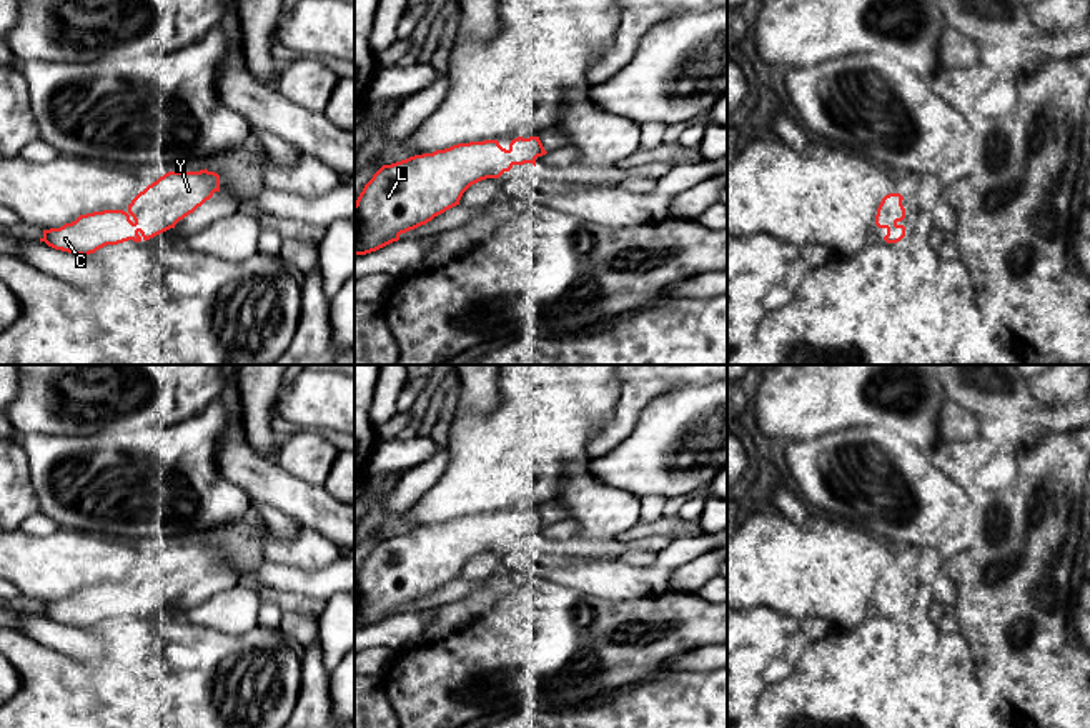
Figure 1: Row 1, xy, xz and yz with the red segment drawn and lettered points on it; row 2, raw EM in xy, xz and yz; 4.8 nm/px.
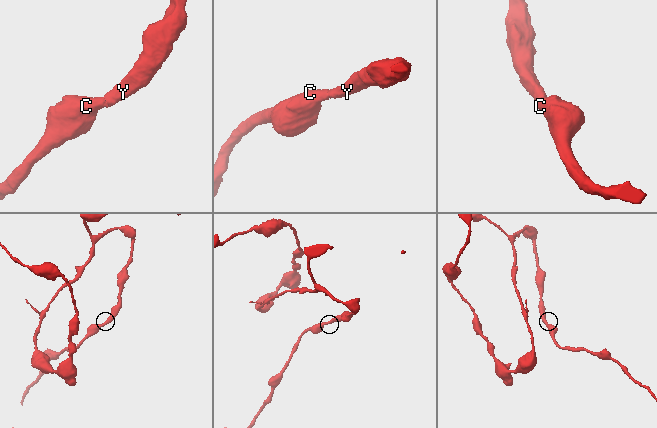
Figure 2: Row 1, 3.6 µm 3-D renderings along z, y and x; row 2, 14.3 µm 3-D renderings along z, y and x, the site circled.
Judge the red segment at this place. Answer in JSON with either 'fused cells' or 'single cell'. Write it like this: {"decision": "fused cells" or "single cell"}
{"decision": "single cell"}

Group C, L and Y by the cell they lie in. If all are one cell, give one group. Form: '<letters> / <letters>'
C L Y

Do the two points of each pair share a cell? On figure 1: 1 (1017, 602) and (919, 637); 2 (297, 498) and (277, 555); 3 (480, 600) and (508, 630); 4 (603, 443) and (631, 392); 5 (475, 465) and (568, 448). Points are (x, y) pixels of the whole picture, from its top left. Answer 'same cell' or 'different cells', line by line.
1: different cells
2: different cells
3: different cells
4: same cell
5: same cell

